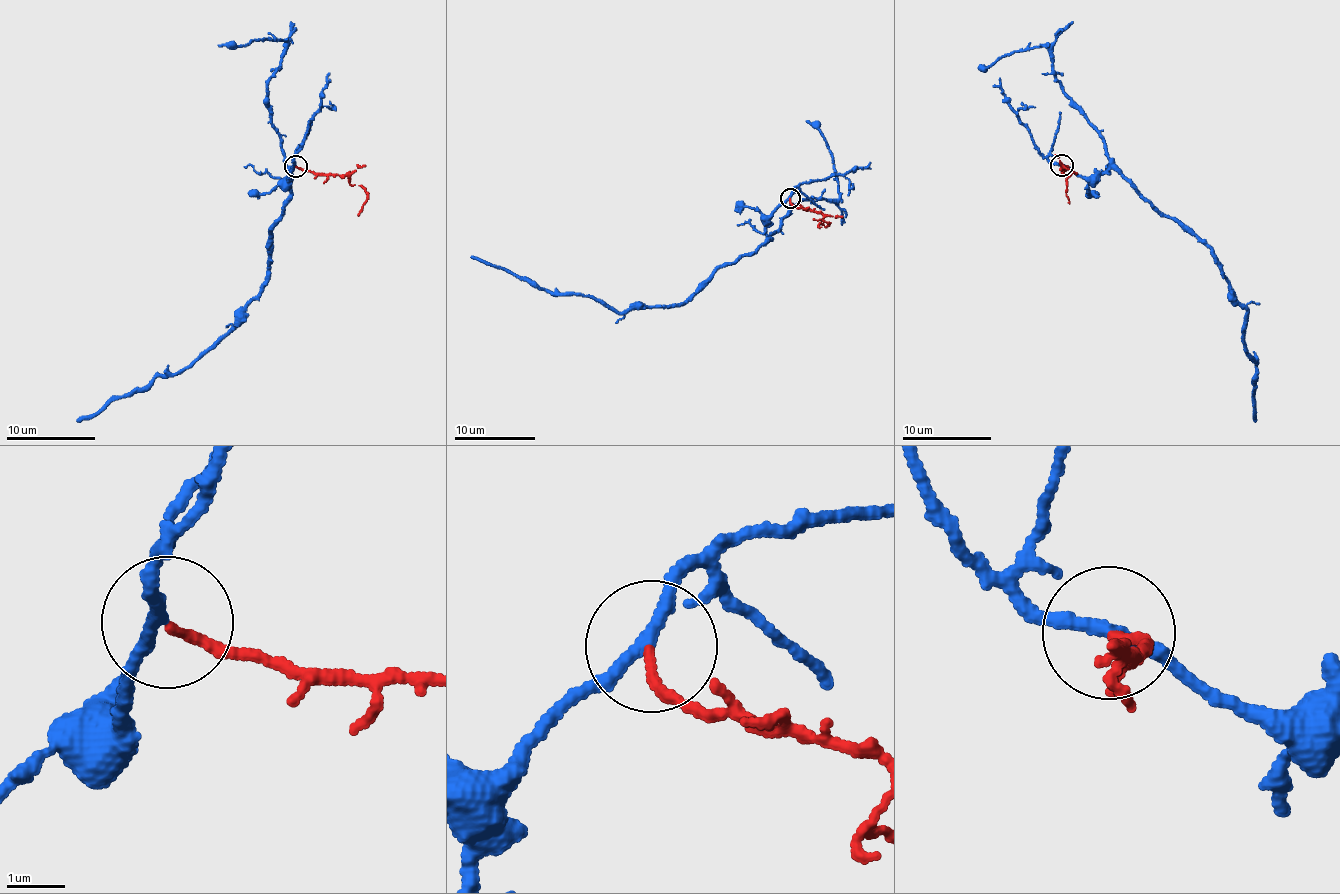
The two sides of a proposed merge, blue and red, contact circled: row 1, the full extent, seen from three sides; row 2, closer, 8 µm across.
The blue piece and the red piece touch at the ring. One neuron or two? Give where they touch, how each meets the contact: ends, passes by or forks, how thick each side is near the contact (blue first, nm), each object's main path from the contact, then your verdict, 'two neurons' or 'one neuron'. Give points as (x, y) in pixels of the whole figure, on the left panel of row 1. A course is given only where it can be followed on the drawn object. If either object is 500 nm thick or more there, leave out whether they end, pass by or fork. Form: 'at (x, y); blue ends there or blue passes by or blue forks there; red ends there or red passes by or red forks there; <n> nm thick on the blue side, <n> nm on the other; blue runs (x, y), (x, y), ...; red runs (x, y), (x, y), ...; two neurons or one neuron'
at (295, 166); blue passes by; red ends there; 200 nm thick on the blue side, 150 nm on the other; blue runs (296, 165), (289, 197), (271, 231), (274, 247), (261, 290), (224, 337), (188, 365), (76, 420); red runs (296, 165), (311, 173), (347, 177), (350, 183), (359, 185), (366, 193), (363, 208), (357, 215); one neuron

